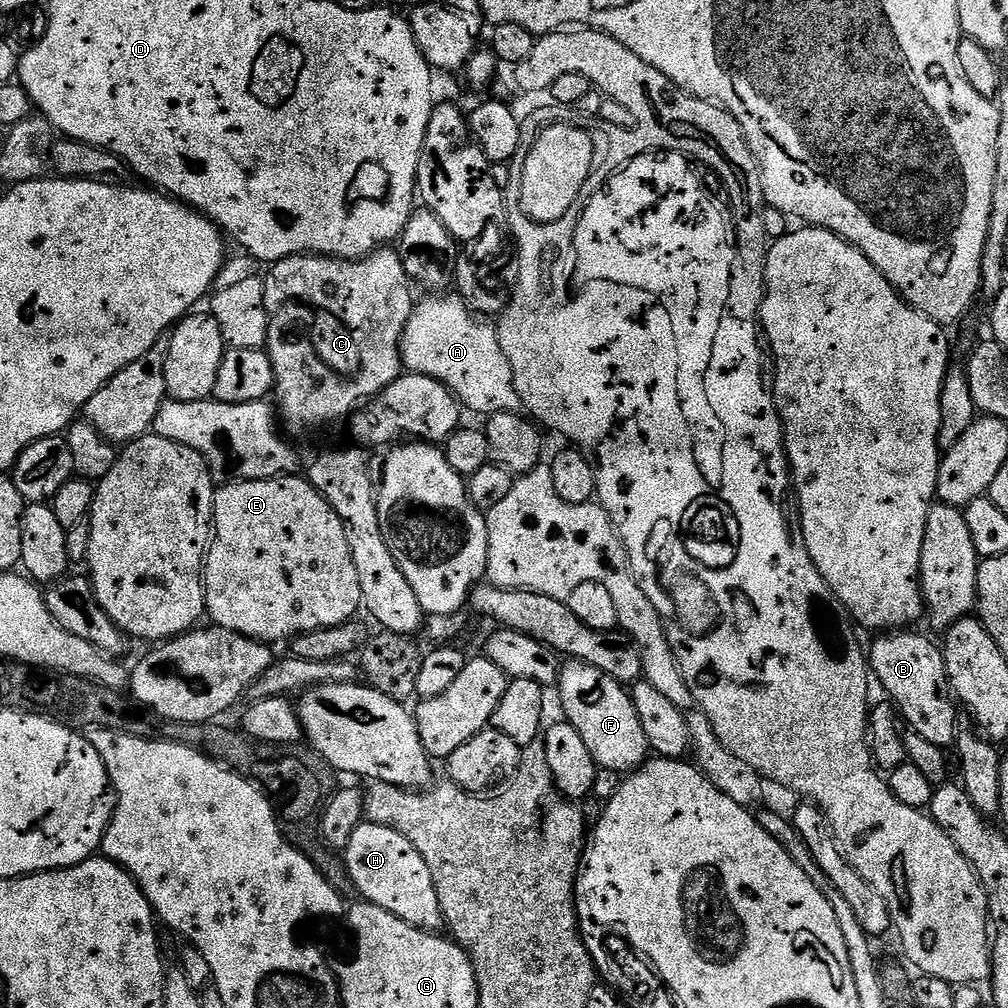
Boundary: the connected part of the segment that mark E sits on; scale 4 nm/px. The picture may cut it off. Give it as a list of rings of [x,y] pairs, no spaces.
[[[285,474],[282,476],[276,476],[272,480],[238,480],[235,482],[225,483],[223,486],[215,489],[212,497],[212,526],[214,529],[214,535],[211,537],[208,551],[204,557],[204,571],[202,573],[202,579],[204,581],[204,606],[206,609],[206,616],[215,627],[225,628],[230,630],[234,634],[242,634],[246,638],[251,640],[258,640],[262,644],[269,646],[276,646],[279,640],[284,642],[291,641],[293,636],[302,636],[305,632],[313,632],[319,628],[336,628],[339,624],[347,624],[349,620],[353,619],[357,615],[356,611],[361,611],[362,601],[360,598],[360,587],[358,586],[358,570],[354,570],[354,558],[350,558],[350,546],[346,542],[346,530],[342,526],[342,522],[338,518],[338,514],[334,514],[334,510],[330,505],[324,501],[322,494],[318,494],[318,490],[313,484],[309,484],[307,479],[300,474]]]

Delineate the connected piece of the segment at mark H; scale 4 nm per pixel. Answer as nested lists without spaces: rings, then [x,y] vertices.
[[[361,822],[350,834],[342,856],[348,863],[348,876],[353,886],[364,895],[361,897],[367,903],[402,918],[402,922],[421,928],[423,932],[436,934],[445,927],[430,866],[426,866],[422,854],[414,850],[414,842],[410,842],[410,838],[387,826]]]

